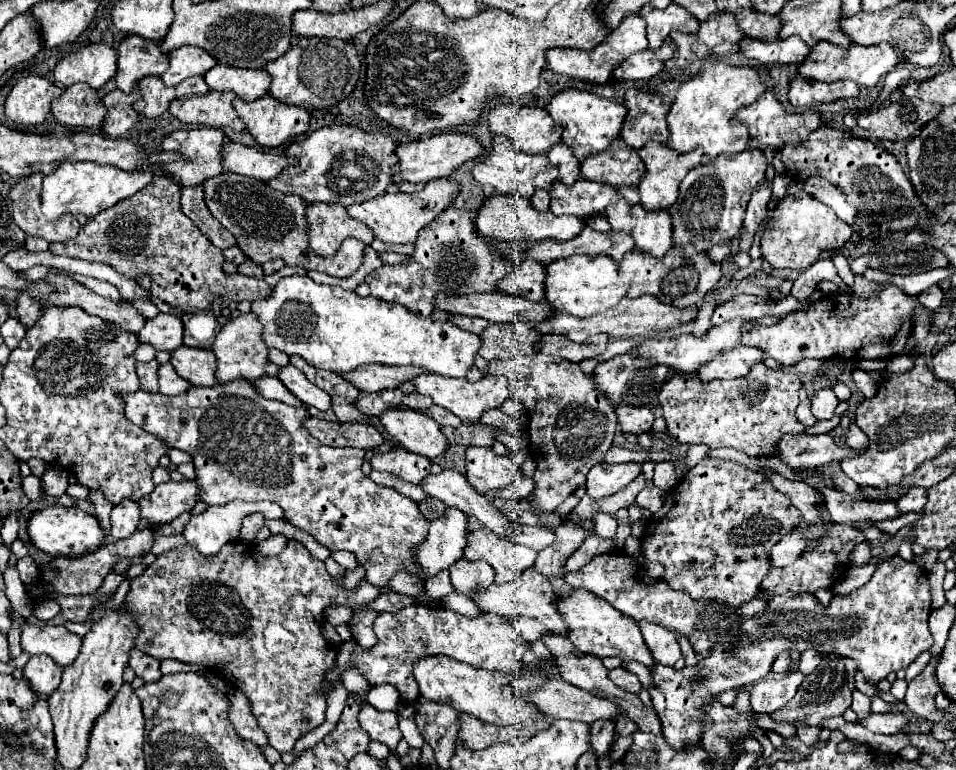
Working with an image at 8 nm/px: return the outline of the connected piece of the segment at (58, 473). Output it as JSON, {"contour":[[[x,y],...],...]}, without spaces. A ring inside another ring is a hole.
{"contour":[[[47,466],[45,474],[41,476],[41,486],[45,496],[59,498],[67,488],[67,470],[63,470],[61,466]]]}

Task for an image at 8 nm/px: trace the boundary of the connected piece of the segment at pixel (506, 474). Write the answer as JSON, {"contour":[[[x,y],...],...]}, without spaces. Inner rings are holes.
{"contour":[[[469,446],[465,450],[465,462],[467,482],[471,482],[477,492],[505,488],[521,472],[521,468],[509,456],[499,456],[493,452],[493,448]]]}

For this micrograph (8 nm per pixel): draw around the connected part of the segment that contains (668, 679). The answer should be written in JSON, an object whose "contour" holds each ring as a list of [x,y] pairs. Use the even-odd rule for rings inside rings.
{"contour":[[[899,556],[879,562],[875,574],[865,586],[847,596],[835,594],[829,606],[813,602],[813,594],[805,592],[773,596],[761,614],[747,618],[739,630],[739,650],[743,650],[747,662],[731,662],[731,654],[715,650],[711,658],[699,660],[693,668],[675,670],[659,664],[653,668],[652,687],[648,691],[661,720],[663,736],[675,750],[695,744],[701,738],[701,720],[705,718],[699,710],[701,704],[713,702],[719,692],[739,686],[749,688],[763,680],[771,672],[771,664],[779,652],[805,652],[815,648],[821,654],[833,652],[855,658],[867,682],[877,684],[889,672],[907,668],[933,644],[927,624],[931,614],[931,586],[927,572],[915,562],[905,562]]]}

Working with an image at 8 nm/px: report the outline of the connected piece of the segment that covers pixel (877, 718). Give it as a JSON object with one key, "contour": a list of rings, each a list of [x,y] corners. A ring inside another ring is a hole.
{"contour":[[[887,712],[887,714],[871,714],[861,722],[865,728],[877,734],[901,734],[907,730],[909,718],[901,712]]]}

